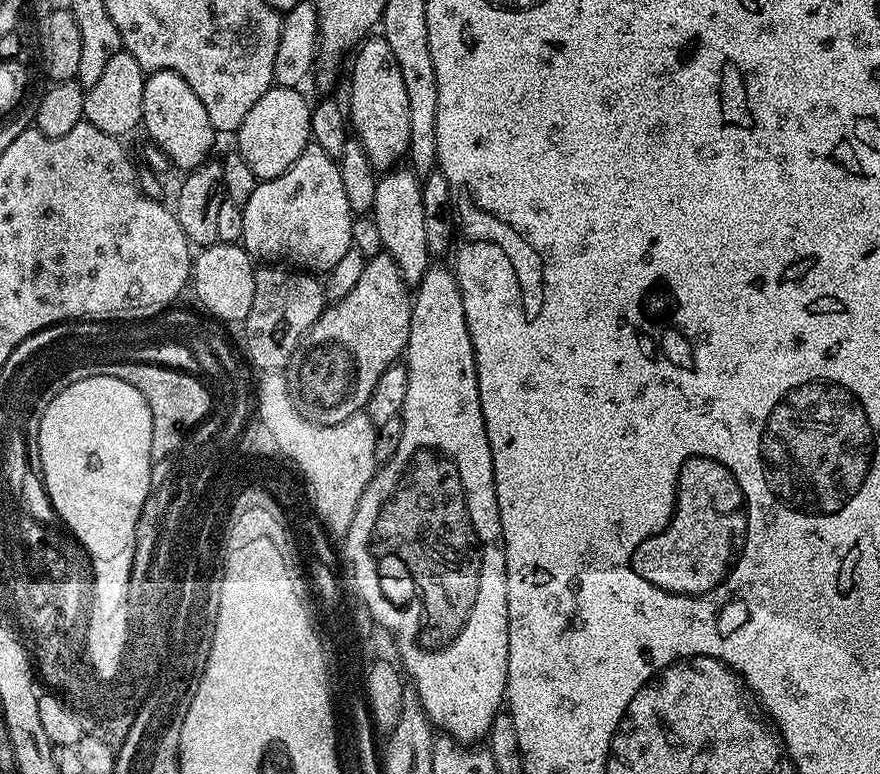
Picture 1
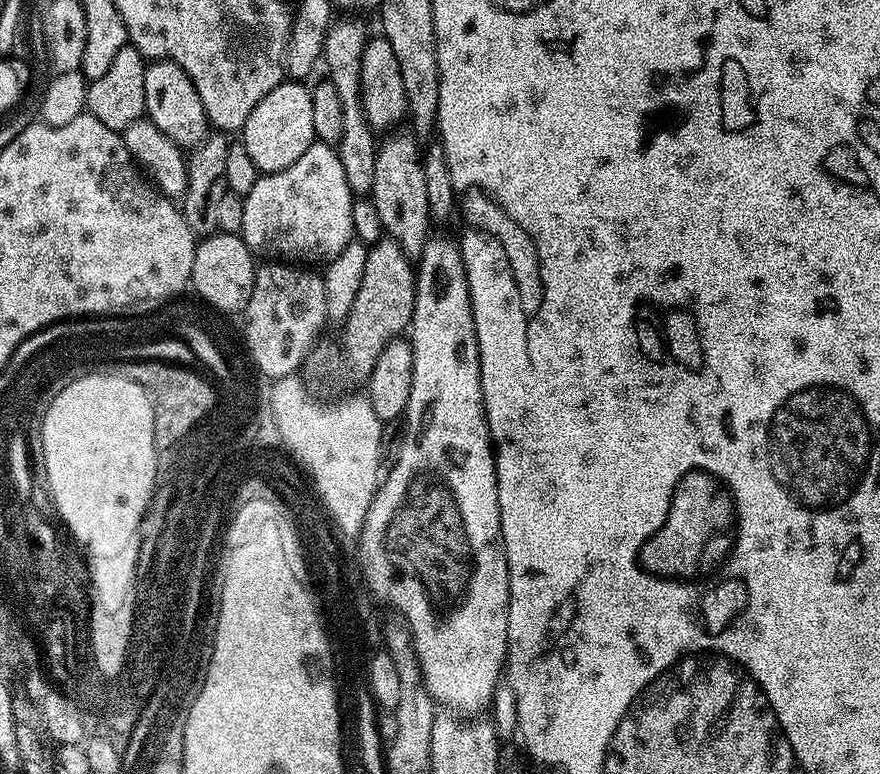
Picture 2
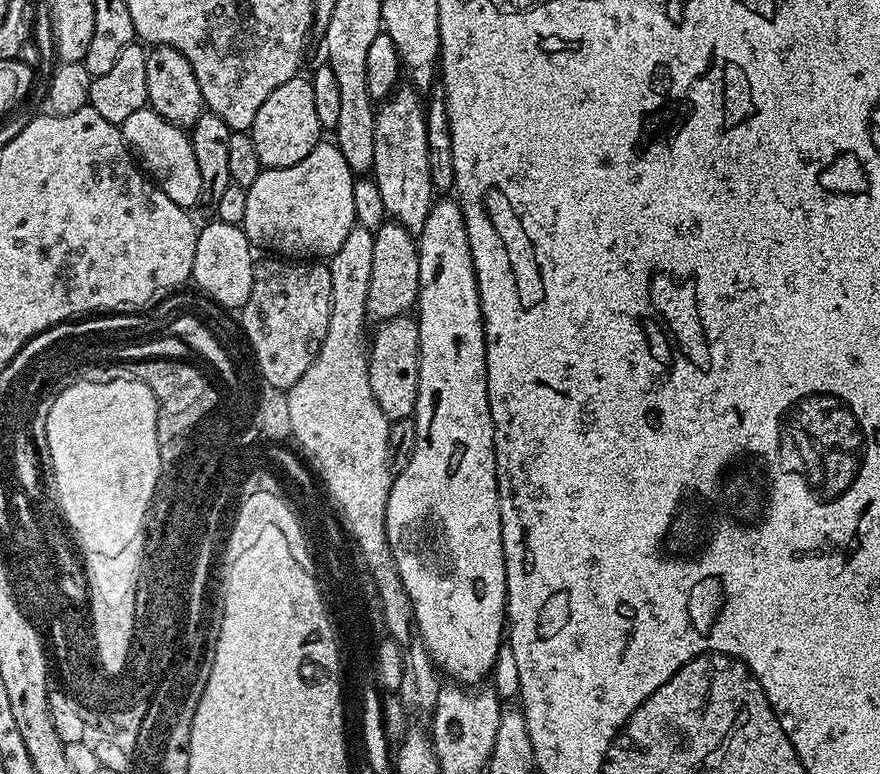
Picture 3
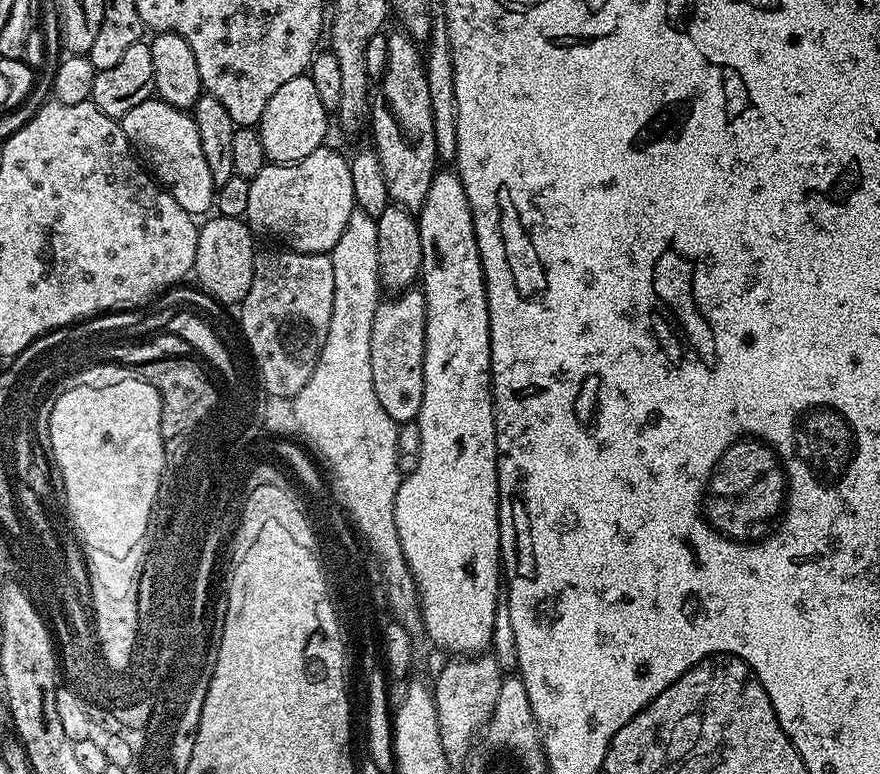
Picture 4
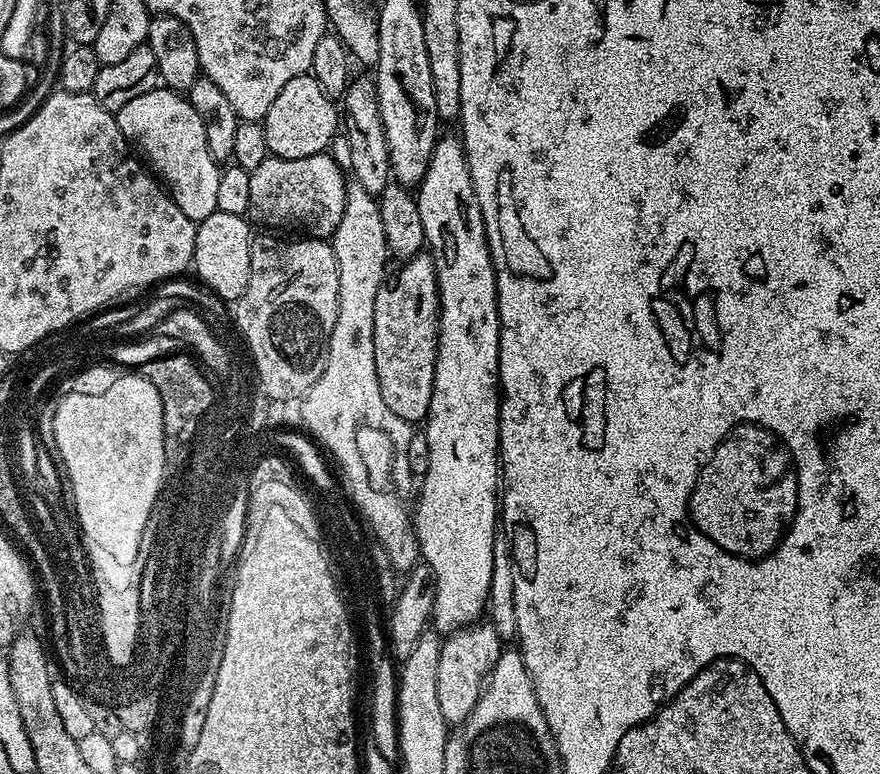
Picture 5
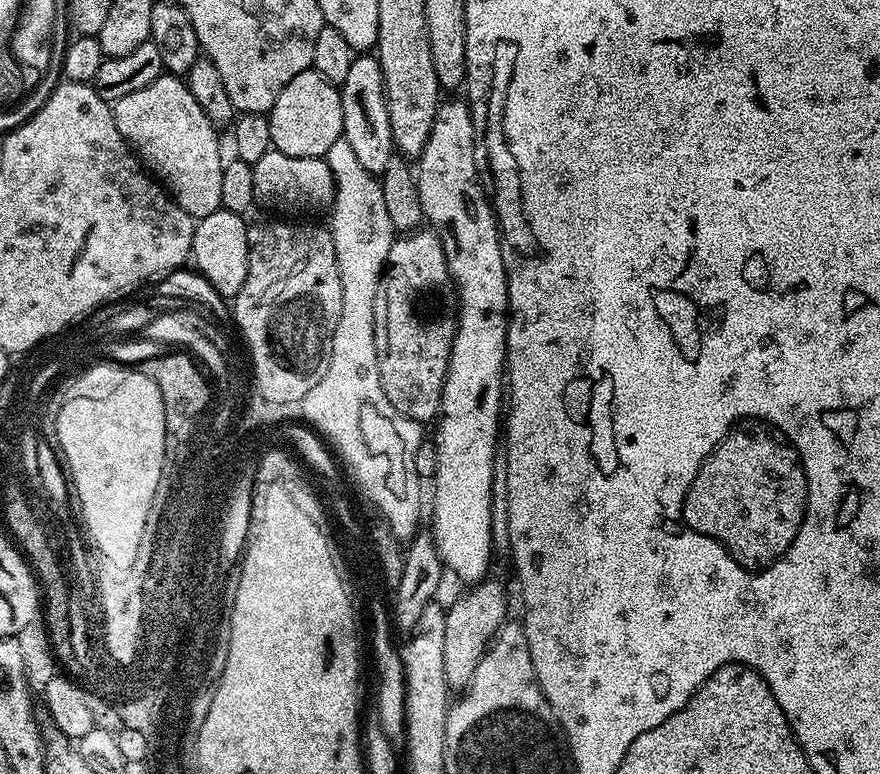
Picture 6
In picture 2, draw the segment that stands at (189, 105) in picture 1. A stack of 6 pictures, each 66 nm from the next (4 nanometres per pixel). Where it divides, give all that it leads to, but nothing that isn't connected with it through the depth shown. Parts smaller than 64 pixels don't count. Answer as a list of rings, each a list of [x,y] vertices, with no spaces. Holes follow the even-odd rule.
[[[157,60],[146,67],[146,102],[144,110],[147,119],[152,121],[166,138],[170,138],[181,150],[197,148],[209,135],[208,115],[194,90],[194,82],[173,60]]]

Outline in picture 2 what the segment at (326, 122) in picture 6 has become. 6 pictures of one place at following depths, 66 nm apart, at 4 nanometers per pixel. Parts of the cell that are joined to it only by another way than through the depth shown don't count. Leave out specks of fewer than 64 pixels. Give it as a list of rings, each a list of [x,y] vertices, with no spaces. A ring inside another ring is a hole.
[[[285,79],[283,84],[274,86],[254,111],[246,118],[246,126],[242,130],[242,142],[246,146],[246,154],[254,161],[254,166],[261,174],[278,173],[294,166],[302,154],[316,140],[314,134],[314,102],[309,85]]]

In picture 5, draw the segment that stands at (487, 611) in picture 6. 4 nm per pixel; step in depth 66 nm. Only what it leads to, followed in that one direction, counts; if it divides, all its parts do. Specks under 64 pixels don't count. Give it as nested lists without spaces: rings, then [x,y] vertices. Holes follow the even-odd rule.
[[[491,622],[469,624],[467,628],[459,628],[443,637],[438,654],[438,702],[449,725],[462,723],[474,710],[501,651],[500,635]]]

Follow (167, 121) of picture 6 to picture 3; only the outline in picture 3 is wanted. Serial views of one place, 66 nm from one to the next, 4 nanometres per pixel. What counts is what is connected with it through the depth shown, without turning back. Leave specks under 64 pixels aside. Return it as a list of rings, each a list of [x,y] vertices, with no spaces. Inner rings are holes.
[[[150,106],[134,110],[130,118],[120,125],[120,133],[132,150],[132,155],[138,161],[139,167],[154,181],[180,208],[192,210],[199,200],[202,200],[202,170],[198,170],[198,161],[194,159],[194,146],[191,135],[185,129],[174,126],[162,118]]]

